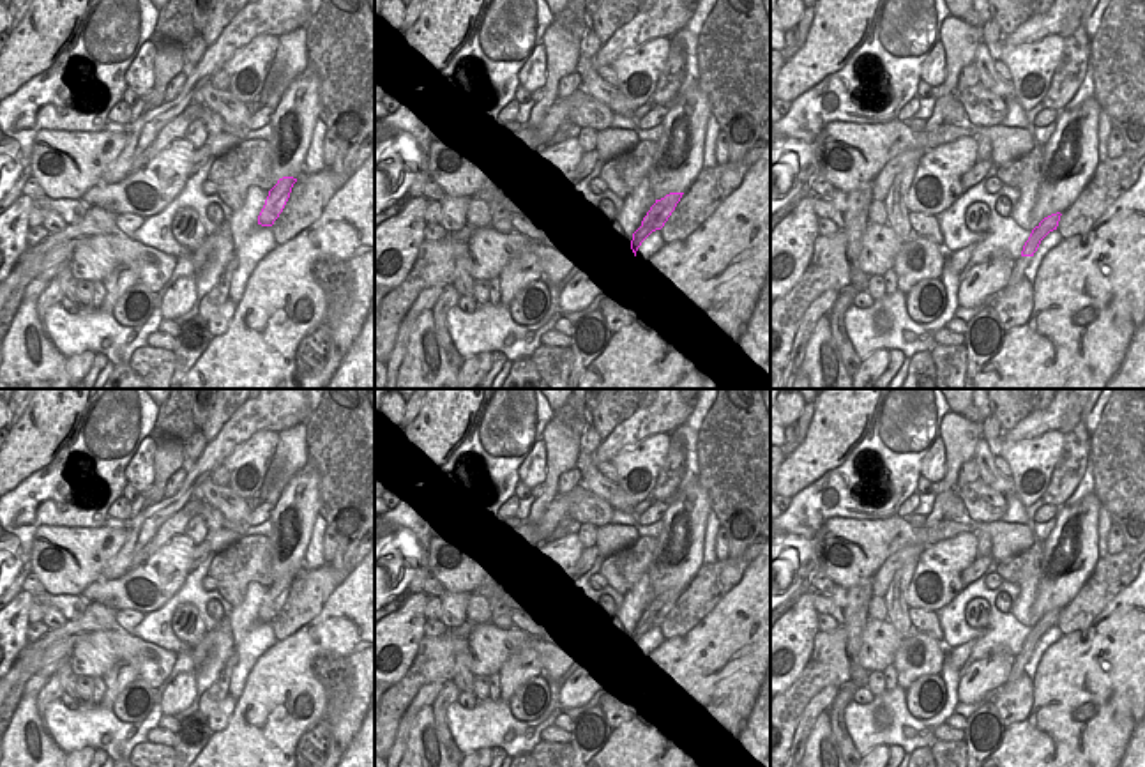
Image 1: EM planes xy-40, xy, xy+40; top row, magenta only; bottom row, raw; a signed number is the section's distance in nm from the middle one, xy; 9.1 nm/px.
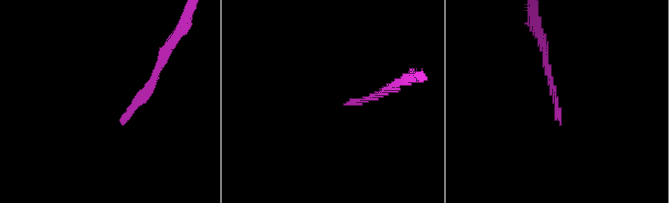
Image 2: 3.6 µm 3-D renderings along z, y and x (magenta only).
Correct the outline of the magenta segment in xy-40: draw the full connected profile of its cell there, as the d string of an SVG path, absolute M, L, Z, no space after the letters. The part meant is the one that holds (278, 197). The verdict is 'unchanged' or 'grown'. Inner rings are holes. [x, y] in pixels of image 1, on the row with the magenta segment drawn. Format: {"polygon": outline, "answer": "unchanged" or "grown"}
{"polygon": "M283 177L277 180L277 184L269 191L265 205L258 216L258 224L262 224L262 226L274 224L274 221L283 212L295 182L297 182L297 178L293 178L293 177Z", "answer": "unchanged"}

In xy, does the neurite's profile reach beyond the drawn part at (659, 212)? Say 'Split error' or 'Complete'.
Split error

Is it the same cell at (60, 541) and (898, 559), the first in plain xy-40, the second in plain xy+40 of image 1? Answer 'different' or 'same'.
different

